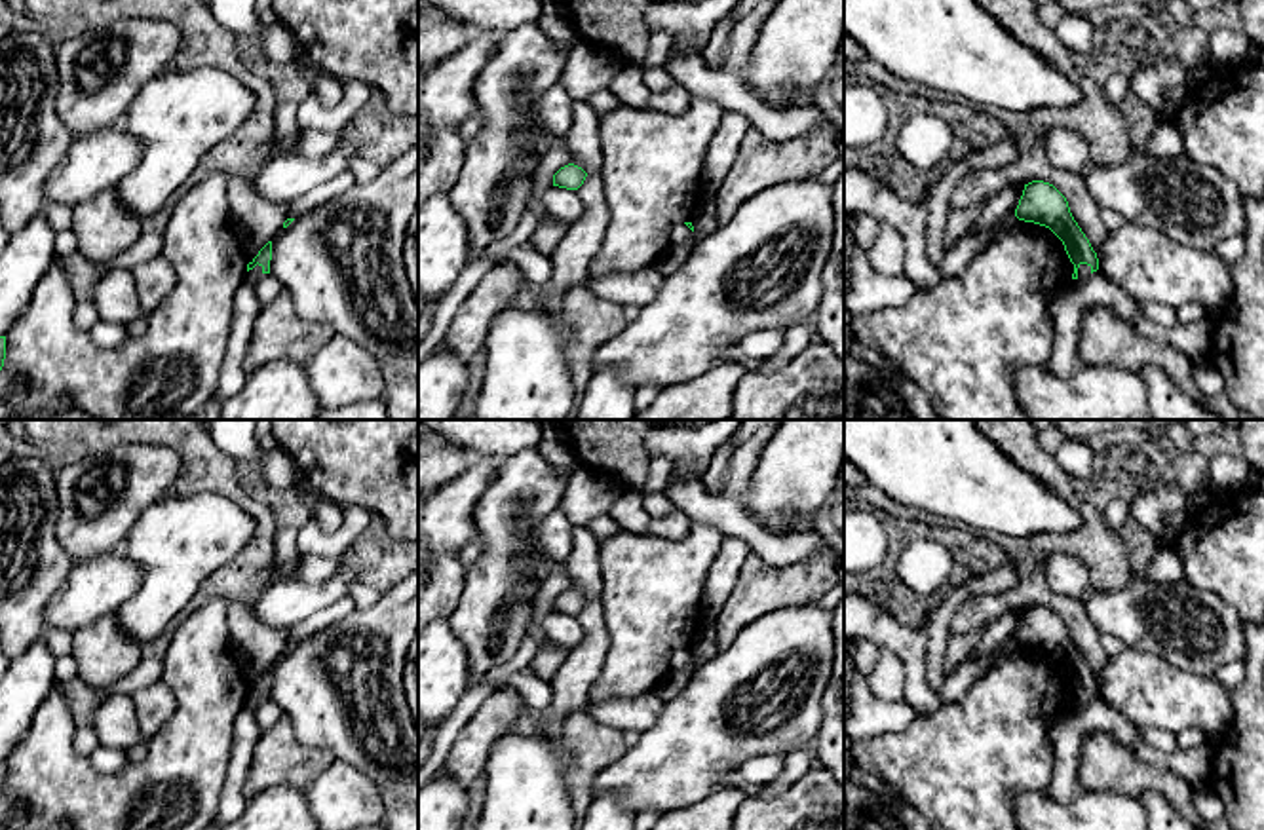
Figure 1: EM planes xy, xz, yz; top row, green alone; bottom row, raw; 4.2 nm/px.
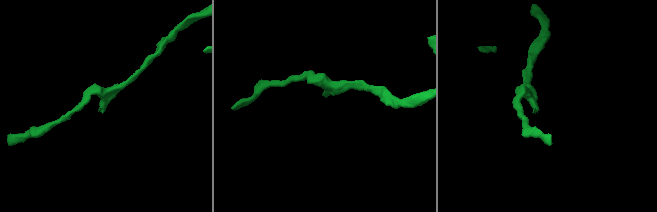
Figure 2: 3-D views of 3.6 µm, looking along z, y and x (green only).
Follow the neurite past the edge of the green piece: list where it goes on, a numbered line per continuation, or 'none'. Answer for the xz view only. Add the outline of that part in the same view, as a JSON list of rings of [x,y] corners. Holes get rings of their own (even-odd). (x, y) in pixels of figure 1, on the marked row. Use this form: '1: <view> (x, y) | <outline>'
1: xz (681, 232) | [[[680,222],[671,230],[671,243],[682,243],[692,237],[692,230]]]

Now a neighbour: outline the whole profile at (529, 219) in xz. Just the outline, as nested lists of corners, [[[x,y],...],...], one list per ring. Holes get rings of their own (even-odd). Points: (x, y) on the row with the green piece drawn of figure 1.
[[[527,205],[521,211],[515,228],[502,239],[490,243],[477,258],[496,258],[515,247],[527,245],[532,234],[536,232],[538,224],[540,224],[540,213],[536,213]]]

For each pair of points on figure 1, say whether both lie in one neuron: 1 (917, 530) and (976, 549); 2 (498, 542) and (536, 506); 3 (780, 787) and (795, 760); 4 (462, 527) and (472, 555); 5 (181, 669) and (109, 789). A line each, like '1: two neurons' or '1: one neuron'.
1: one neuron
2: one neuron
3: one neuron
4: two neurons
5: one neuron

